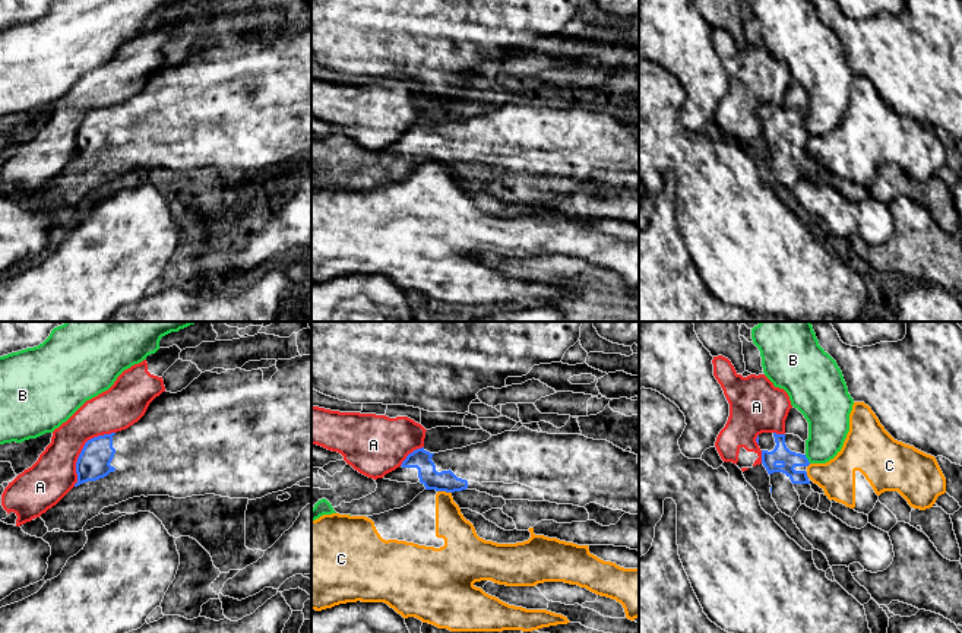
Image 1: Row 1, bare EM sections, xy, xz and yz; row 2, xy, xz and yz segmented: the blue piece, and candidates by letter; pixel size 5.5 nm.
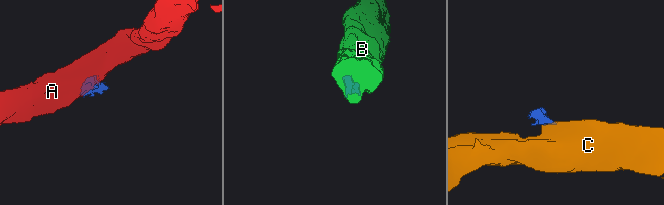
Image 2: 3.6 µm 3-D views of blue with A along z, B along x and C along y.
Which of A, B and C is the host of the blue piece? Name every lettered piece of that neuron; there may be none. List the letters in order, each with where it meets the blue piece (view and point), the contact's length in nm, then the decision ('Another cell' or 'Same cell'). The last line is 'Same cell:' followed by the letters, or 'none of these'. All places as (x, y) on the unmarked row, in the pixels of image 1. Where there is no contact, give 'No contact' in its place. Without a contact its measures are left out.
A: Touches blue at xy (82, 123). Shared border 380 nm. Another cell
B: Touches blue at yz (807, 132). Shared border 60 nm. Another cell
C: Touches blue at xz (445, 163). Shared border 80 nm. Another cell
Same cell: none of these

